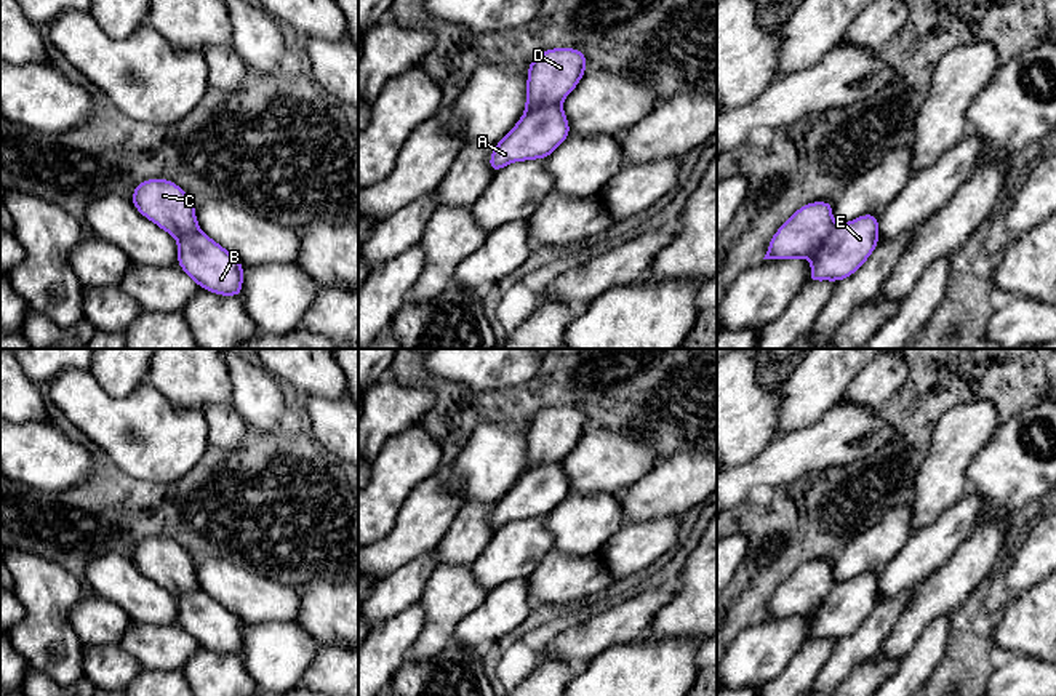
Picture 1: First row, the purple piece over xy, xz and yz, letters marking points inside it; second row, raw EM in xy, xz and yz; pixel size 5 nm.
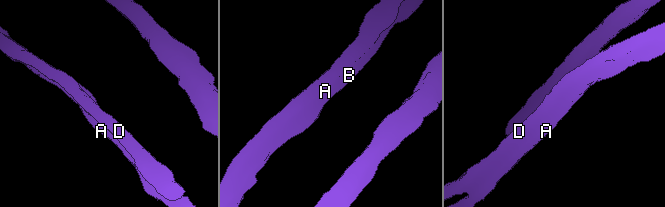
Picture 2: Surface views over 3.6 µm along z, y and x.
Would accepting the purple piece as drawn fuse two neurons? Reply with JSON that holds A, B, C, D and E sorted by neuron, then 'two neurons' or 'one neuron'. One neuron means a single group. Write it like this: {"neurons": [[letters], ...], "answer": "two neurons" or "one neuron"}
{"neurons": [["A", "B", "E"], ["C", "D"]], "answer": "two neurons"}

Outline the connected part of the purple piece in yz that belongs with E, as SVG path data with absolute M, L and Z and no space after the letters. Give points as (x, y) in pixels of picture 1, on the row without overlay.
M861 573L835 584L821 608L811 616L808 640L840 640L851 635L878 602L878 573Z

